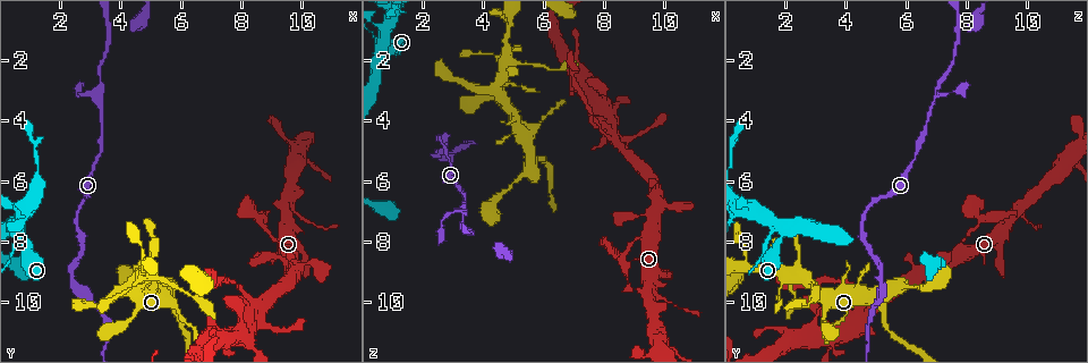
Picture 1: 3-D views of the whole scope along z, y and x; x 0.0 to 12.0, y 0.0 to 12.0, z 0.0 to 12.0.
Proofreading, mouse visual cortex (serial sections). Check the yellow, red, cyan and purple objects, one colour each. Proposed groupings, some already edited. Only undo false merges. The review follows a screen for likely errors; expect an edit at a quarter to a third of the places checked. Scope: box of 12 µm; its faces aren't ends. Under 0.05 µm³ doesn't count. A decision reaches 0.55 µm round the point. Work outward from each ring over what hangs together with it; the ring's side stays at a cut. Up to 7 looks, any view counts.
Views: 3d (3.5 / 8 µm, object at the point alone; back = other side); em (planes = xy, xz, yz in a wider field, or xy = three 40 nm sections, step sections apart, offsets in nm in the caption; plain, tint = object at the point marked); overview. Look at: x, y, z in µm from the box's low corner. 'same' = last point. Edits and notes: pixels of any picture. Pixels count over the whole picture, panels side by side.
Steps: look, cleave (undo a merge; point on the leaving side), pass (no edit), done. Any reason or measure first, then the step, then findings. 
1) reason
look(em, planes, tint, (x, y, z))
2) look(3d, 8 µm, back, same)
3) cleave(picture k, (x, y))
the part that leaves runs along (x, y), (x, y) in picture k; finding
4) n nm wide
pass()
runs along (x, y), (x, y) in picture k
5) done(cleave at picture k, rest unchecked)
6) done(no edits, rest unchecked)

three arms meet
look(3d, 8 µm, (4.8, 8.8, 0.8))

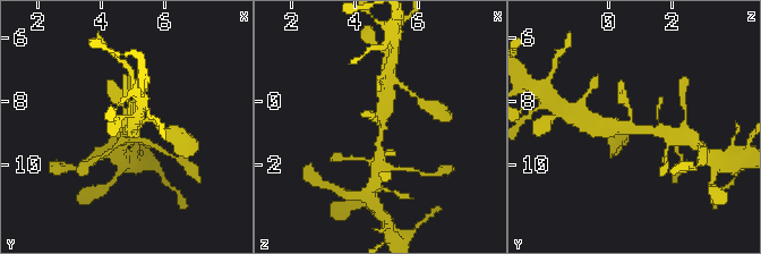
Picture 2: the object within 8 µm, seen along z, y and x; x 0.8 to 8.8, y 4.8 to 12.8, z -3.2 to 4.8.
look(em, xy, step 3, tint, (4.9, 8.9, 0.8))

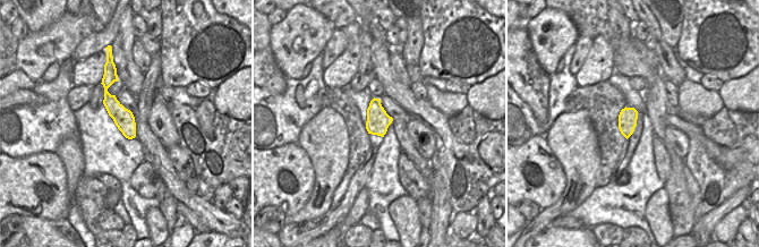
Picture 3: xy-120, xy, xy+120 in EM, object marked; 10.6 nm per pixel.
arms of 150, 300, 450 nm
pass()
runs along (111, 77), (107, 95), (131, 135) in picture 3; continuous, no second cell

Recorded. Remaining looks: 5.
branch point
look(em, xy, step 5, tint, (5.6, 9.8, 5.1))

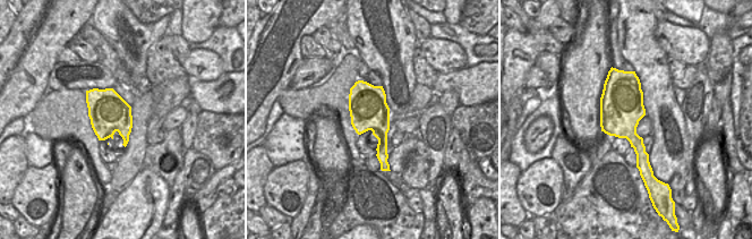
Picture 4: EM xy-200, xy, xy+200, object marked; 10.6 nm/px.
look(3d, 3.5 µm, same)

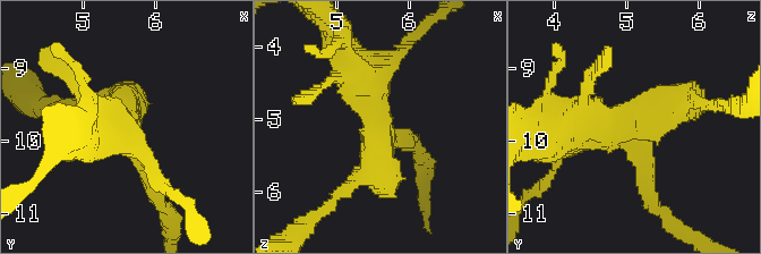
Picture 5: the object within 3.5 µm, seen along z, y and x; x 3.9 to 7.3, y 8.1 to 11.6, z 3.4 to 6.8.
cleave(picture 5, (648, 187))
the part that leaves runs along (640, 149), (651, 201), (686, 236) in picture 5; a second cell is stuck on

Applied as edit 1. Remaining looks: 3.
look(overview)

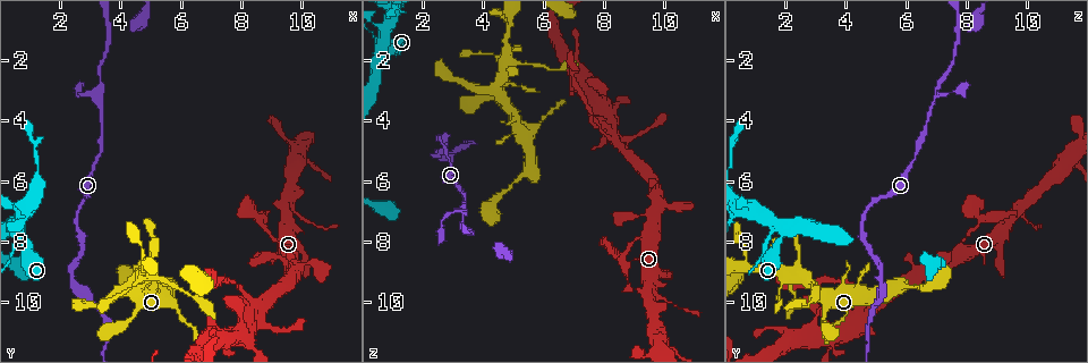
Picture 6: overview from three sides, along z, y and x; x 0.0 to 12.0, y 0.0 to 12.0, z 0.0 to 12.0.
three arms meet
look(3d, 3.5 µm, back, (3.3, 3.3, 6.8))

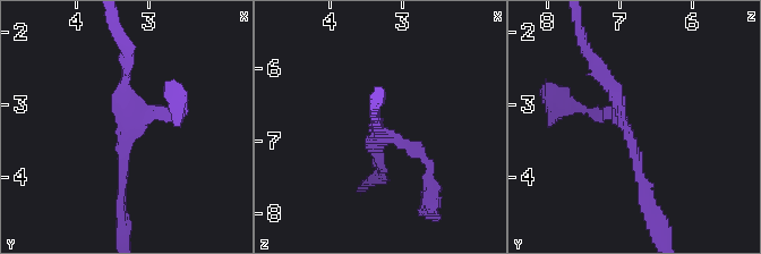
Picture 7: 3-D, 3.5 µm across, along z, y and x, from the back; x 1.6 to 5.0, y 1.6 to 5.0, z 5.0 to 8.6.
3 arms
pass()
runs along (643, 202), (630, 133), (595, 62) in picture 7; one cell here

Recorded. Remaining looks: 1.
done(cleave at picture 5, rest unchecked)

